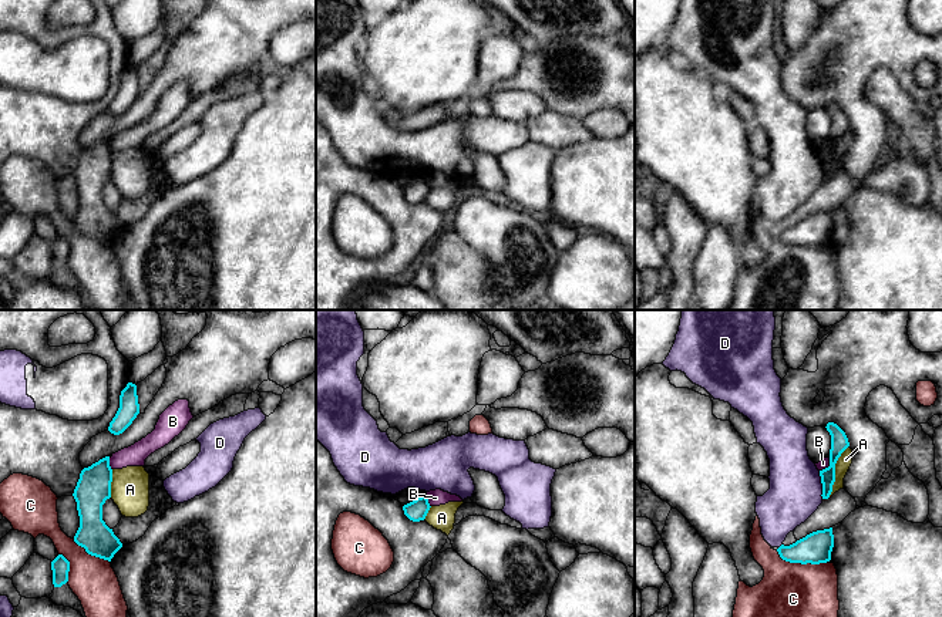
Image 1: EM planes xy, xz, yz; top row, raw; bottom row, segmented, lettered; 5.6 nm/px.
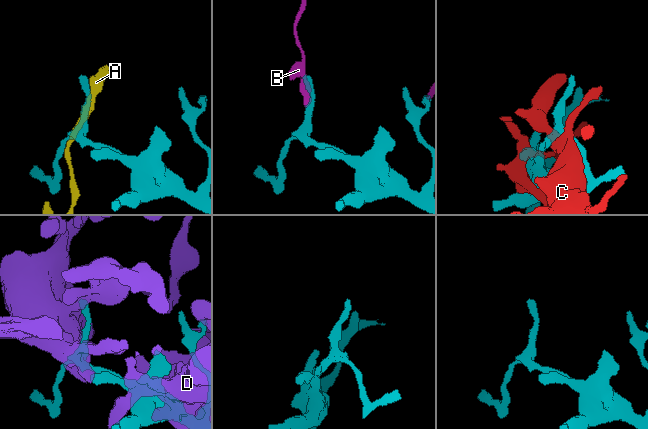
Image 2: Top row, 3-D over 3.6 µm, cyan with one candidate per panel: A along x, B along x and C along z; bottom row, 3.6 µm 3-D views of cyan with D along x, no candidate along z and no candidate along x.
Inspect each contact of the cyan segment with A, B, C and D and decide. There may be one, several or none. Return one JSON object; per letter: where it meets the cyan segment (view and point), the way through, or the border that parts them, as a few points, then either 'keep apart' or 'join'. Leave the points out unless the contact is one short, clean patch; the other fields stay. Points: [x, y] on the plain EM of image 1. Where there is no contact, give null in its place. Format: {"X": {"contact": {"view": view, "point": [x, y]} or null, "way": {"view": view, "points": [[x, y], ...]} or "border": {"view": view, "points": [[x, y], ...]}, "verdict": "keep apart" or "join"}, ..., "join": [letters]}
{"A": {"contact": {"view": "yz", "point": [834, 152]}, "verdict": "keep apart"}, "B": {"contact": {"view": "yz", "point": [828, 148]}, "border": {"view": "yz", "points": [[830, 140], [830, 145], [820, 152]]}, "verdict": "keep apart"}, "C": {"contact": {"view": "yz", "point": [800, 243]}, "verdict": "keep apart"}, "D": {"contact": {"view": "yz", "point": [823, 167]}, "verdict": "keep apart"}, "join": []}

